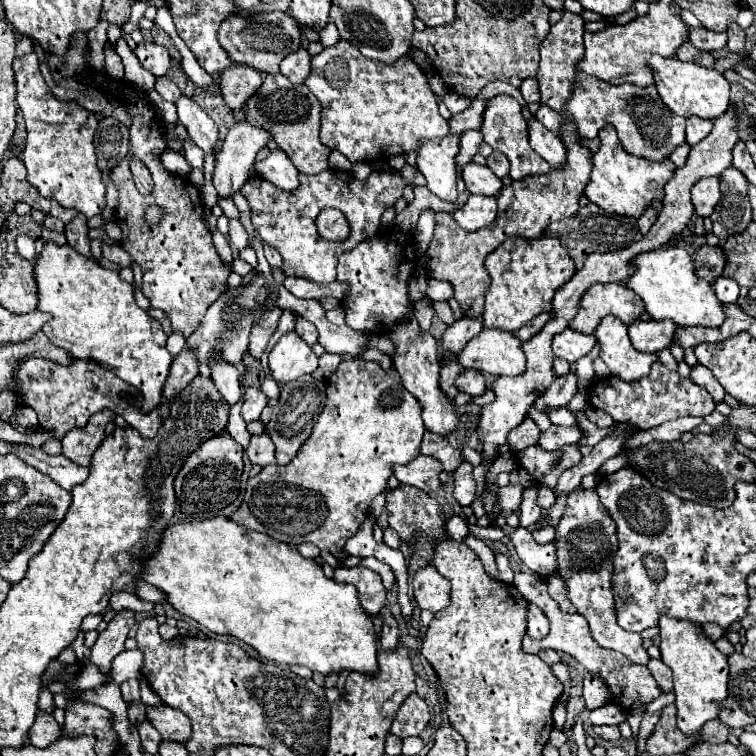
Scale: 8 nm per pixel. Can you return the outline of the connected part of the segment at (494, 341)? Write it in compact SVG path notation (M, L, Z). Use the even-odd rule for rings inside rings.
M482 328L458 354L458 362L492 376L516 376L524 372L526 356L514 334Z

